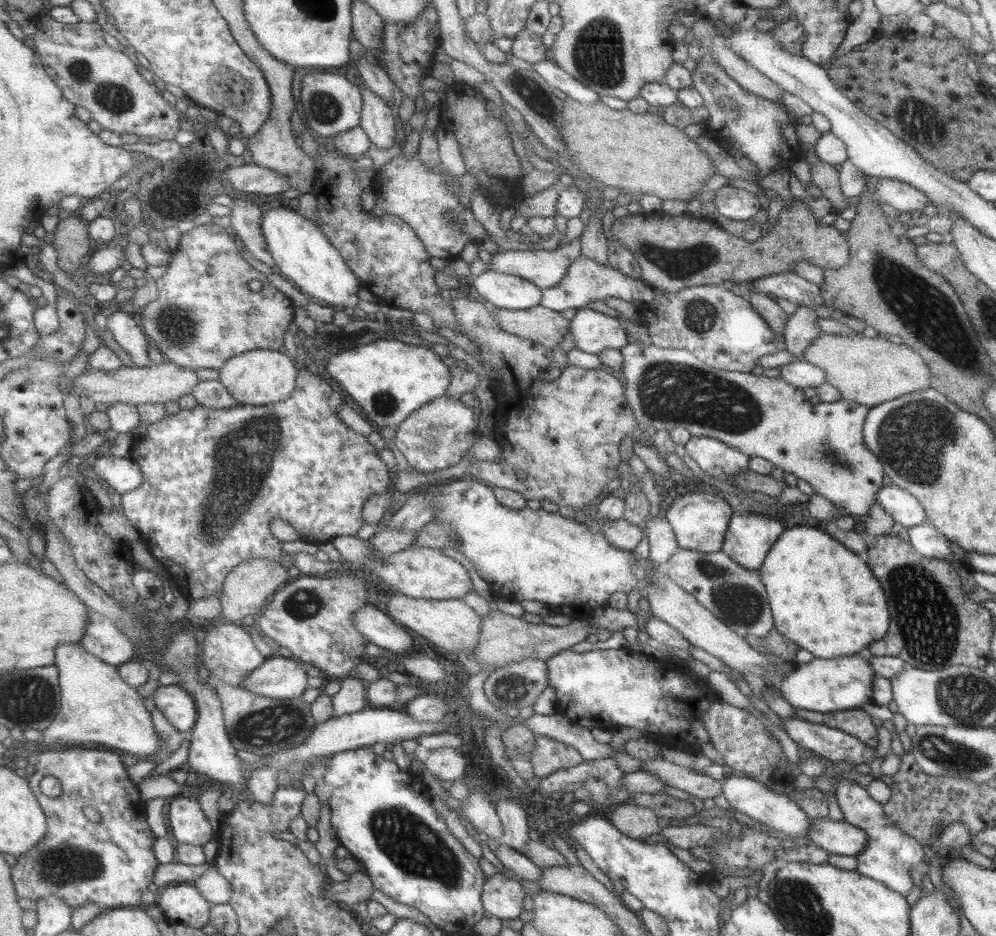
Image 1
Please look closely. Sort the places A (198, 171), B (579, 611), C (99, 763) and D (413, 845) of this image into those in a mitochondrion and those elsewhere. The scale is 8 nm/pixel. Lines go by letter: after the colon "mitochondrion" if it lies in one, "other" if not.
A: other
B: other
C: other
D: mitochondrion

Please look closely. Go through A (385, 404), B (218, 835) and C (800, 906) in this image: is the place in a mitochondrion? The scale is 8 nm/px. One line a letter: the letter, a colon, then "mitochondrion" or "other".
A: mitochondrion
B: other
C: mitochondrion

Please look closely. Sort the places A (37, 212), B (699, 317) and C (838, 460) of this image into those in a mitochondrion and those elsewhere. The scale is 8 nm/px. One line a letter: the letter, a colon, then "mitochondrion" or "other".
A: other
B: mitochondrion
C: mitochondrion

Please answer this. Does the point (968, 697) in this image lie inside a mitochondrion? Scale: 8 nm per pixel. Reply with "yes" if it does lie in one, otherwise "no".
yes

